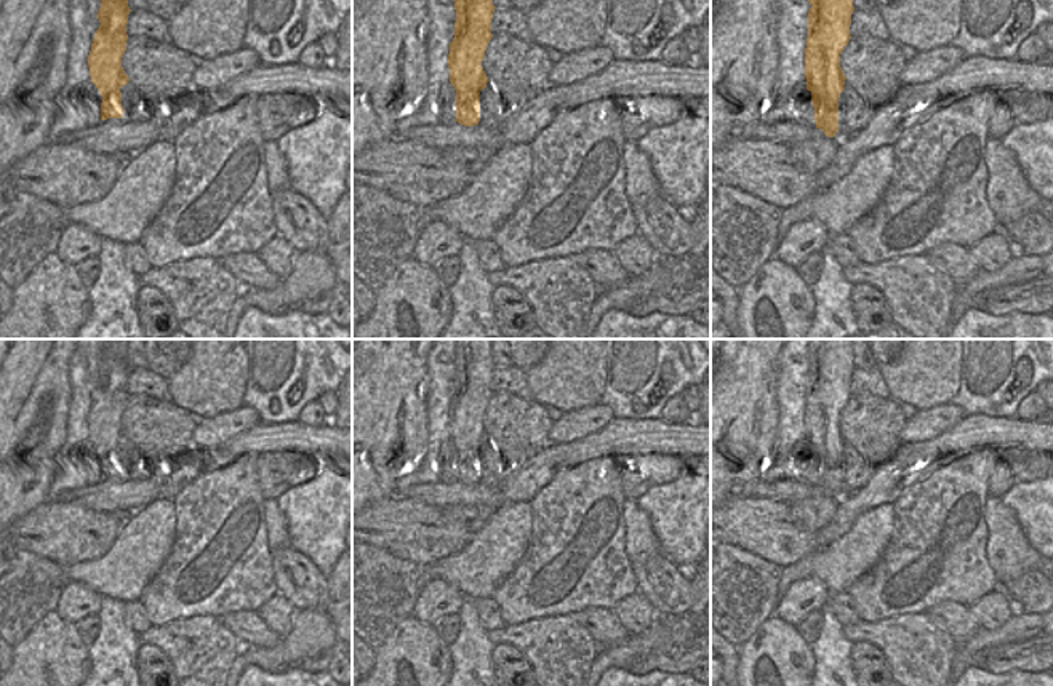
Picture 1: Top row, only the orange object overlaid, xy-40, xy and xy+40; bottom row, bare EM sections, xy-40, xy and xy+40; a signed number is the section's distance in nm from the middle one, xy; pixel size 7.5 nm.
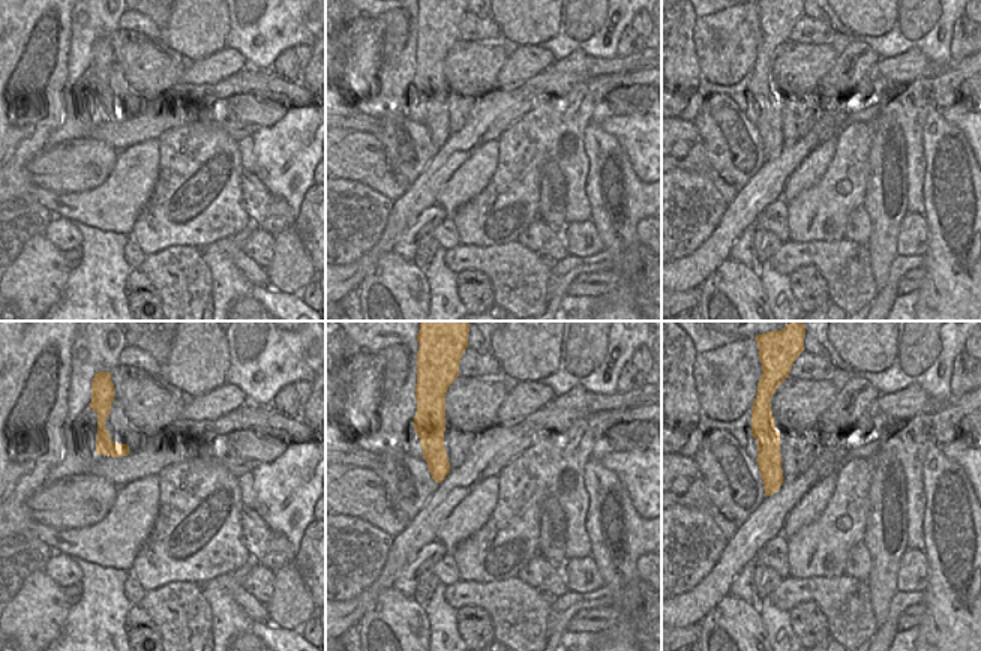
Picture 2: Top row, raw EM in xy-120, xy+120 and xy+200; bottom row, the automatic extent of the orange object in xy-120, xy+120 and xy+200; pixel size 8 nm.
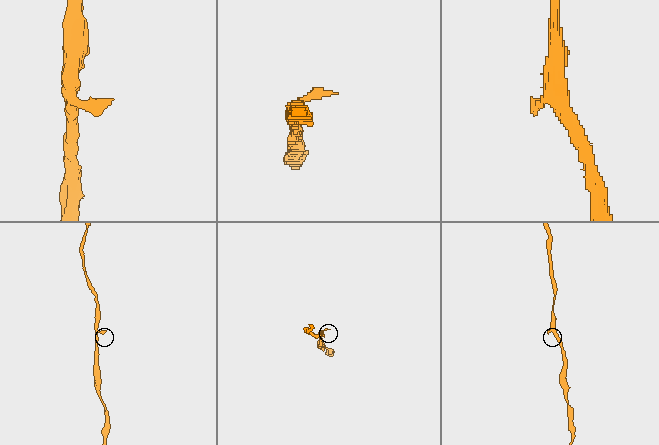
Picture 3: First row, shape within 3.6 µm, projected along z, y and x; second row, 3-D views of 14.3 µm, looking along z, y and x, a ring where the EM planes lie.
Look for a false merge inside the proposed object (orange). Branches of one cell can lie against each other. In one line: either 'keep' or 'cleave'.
keep

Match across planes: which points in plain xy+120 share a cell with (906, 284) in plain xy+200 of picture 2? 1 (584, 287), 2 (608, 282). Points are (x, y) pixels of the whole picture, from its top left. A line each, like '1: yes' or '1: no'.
1: yes
2: yes

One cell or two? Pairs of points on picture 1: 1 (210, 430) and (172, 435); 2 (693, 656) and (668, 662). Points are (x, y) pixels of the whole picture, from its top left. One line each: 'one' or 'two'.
1: two
2: one

